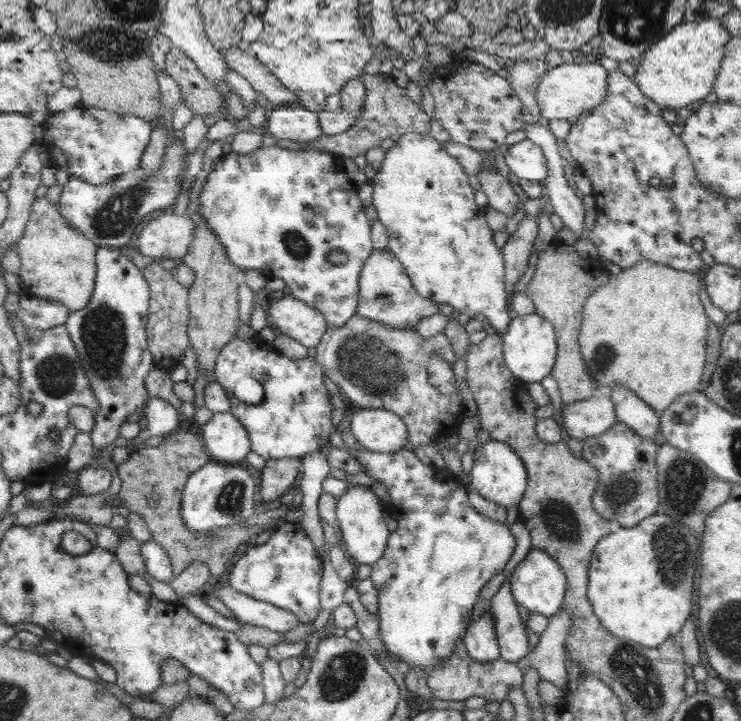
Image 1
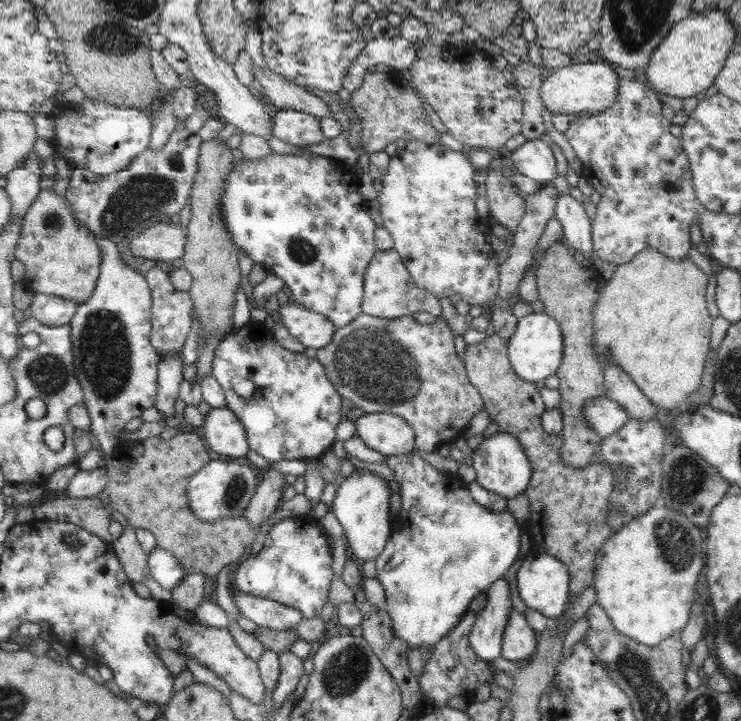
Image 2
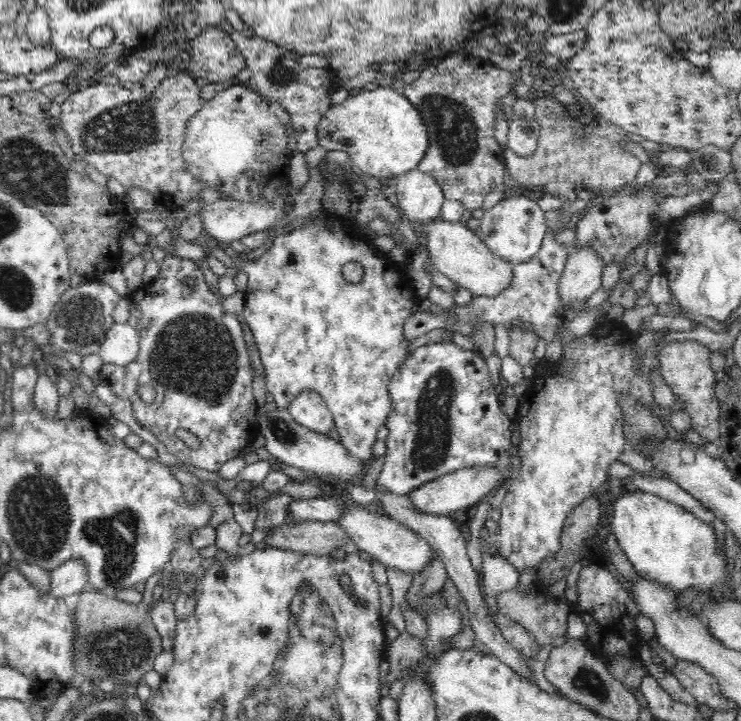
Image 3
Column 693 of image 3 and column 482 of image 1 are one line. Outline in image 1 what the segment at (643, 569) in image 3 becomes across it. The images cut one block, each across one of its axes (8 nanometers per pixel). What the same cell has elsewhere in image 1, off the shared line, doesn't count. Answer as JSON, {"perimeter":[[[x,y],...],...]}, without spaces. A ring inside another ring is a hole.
{"perimeter":[[[337,431],[333,434],[330,447],[346,450],[355,456],[363,466],[363,472],[379,480],[389,492],[390,502],[397,510],[393,513],[397,528],[390,534],[388,548],[383,558],[373,565],[370,576],[379,590],[377,613],[381,617],[381,635],[388,650],[401,657],[403,671],[413,665],[423,667],[427,674],[431,674],[435,667],[454,655],[459,639],[466,634],[471,608],[479,590],[489,578],[503,570],[513,554],[515,539],[506,523],[490,520],[470,506],[469,497],[465,496],[466,488],[459,486],[459,477],[455,473],[428,465],[415,455],[411,447],[395,453],[373,452],[365,448],[355,451],[345,447]]]}

